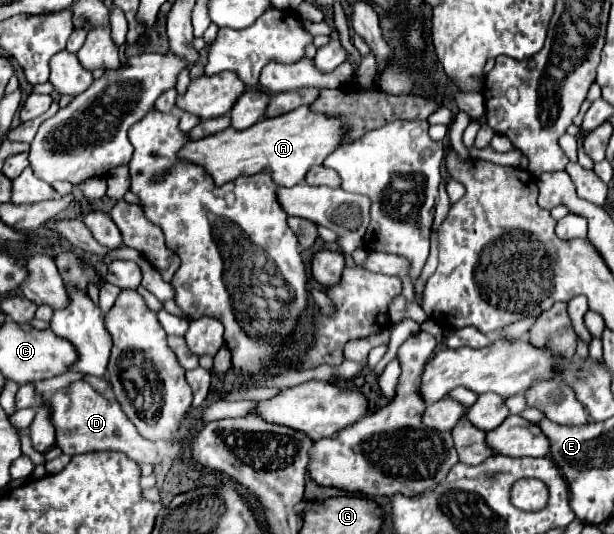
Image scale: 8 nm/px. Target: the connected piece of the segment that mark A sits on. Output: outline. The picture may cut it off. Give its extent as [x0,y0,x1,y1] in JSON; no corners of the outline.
[178,106,342,186]

